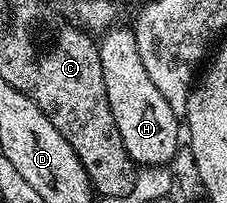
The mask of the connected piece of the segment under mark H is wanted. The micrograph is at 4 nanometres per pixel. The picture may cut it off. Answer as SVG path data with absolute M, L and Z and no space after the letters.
M115 24L101 35L98 42L98 51L100 52L100 68L104 68L104 88L108 92L108 104L112 108L112 116L116 120L116 128L120 128L120 140L124 140L124 148L128 148L128 156L139 167L144 166L166 166L169 158L178 150L178 126L180 130L180 118L172 112L172 108L168 108L168 100L164 100L164 96L160 96L156 84L152 84L152 80L148 77L148 71L144 69L144 60L140 60L140 48L136 48L136 36L133 29L129 25Z

